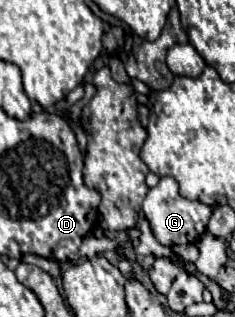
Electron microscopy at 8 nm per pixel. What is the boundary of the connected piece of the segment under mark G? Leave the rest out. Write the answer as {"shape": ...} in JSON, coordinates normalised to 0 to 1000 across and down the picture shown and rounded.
{"shape":[[[685,562],[685,574],[634,599],[617,637],[609,637],[609,675],[643,707],[643,732],[694,776],[736,770],[821,770],[847,751],[847,732],[830,726],[830,681],[847,675],[847,656],[872,656],[855,637],[796,631],[762,612],[753,574],[736,562]]]}

